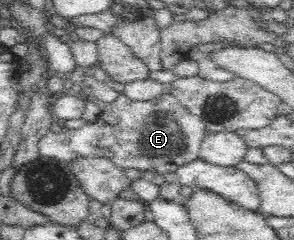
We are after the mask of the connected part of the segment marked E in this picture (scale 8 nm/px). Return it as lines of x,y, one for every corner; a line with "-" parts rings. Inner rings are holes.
171,92
147,102
135,102
129,100
124,94
120,94
117,100
108,105
105,113
101,113
94,123
84,125
82,129
58,128
50,131
40,139
38,148
40,157
68,163
68,165
80,157
106,157
116,167
123,170
137,169
140,172
154,170
160,174
165,174
176,172
185,164
200,159
200,147
207,133
206,124
192,115

